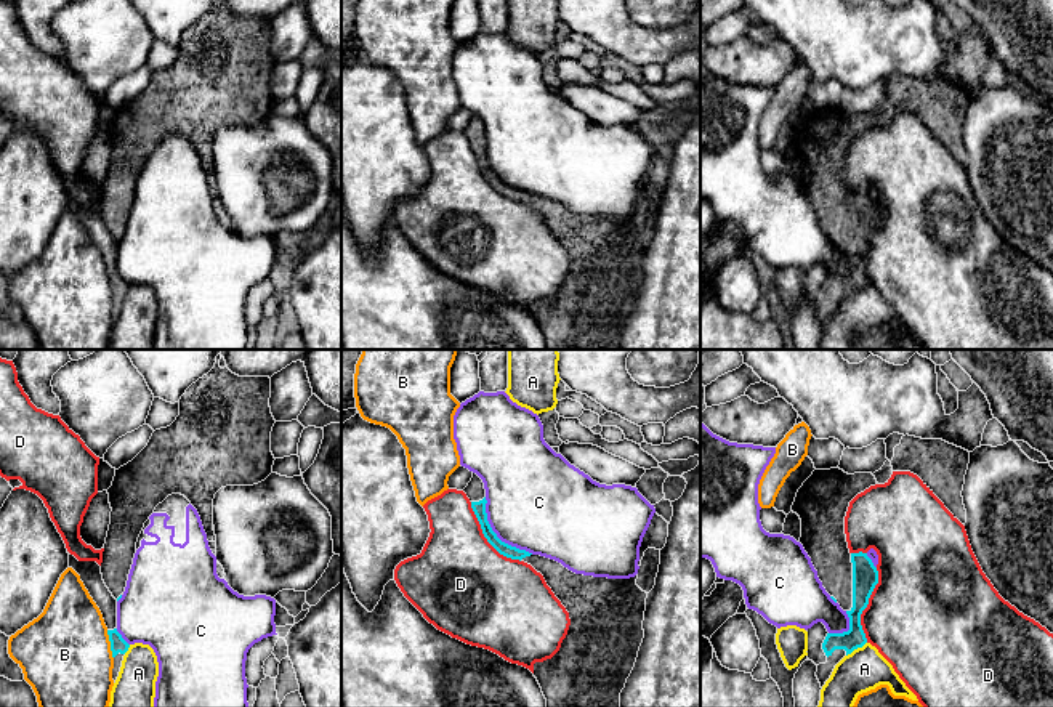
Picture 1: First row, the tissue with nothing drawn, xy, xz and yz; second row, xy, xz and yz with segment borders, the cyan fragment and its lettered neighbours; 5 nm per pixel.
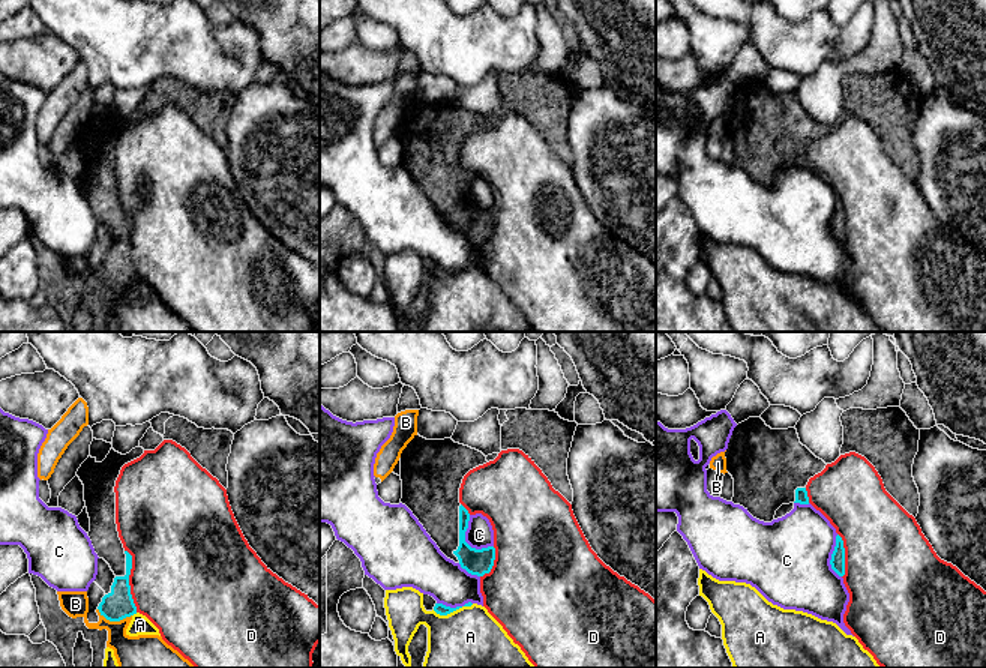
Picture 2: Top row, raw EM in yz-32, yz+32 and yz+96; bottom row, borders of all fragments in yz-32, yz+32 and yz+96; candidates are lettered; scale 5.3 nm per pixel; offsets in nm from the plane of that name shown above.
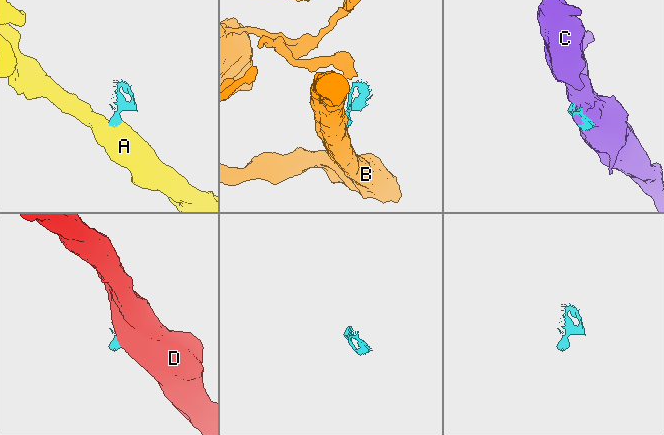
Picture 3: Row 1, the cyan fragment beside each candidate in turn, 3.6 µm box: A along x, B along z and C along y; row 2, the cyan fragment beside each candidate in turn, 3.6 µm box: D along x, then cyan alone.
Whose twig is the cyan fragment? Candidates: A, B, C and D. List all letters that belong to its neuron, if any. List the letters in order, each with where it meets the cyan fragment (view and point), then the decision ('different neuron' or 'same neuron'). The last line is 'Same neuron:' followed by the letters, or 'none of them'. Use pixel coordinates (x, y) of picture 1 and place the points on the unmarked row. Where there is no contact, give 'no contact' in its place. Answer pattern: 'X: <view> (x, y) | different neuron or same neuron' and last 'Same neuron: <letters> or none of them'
A: yz (856, 289) | different neuron
B: xy (111, 286) | different neuron
C: xz (496, 175) | different neuron
D: yz (867, 244) | different neuron
Same neuron: none of them

